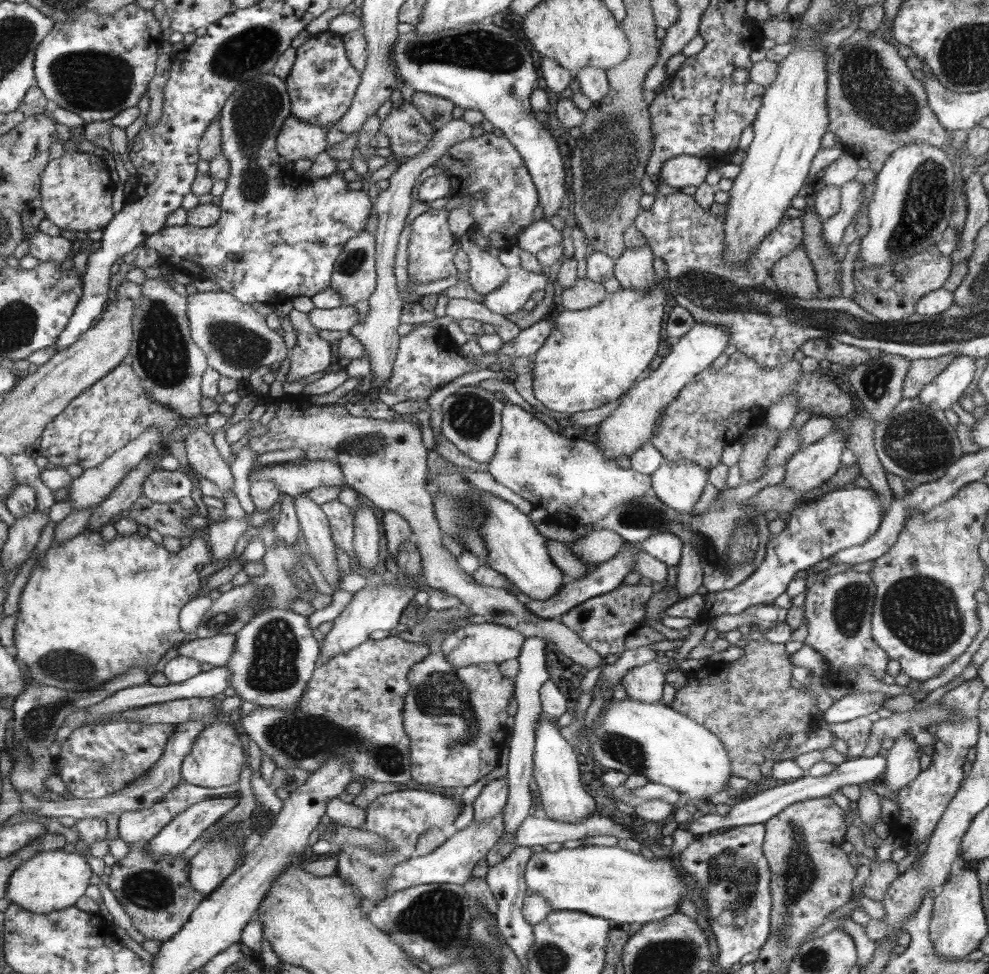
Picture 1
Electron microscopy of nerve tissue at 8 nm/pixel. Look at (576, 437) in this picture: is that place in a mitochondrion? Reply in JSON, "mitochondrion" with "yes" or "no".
{"mitochondrion":"no"}

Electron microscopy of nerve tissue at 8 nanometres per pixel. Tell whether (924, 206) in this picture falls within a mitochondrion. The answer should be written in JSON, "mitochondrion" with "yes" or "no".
{"mitochondrion":"yes"}

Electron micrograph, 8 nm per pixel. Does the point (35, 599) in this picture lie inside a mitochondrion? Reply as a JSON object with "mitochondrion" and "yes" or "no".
{"mitochondrion":"no"}

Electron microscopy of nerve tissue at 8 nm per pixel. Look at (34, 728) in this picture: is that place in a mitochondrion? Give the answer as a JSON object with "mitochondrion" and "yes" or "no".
{"mitochondrion":"yes"}

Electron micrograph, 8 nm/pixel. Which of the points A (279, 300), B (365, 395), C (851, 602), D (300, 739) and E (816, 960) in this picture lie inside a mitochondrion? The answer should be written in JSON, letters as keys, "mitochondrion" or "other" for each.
{"A":"other","B":"other","C":"mitochondrion","D":"mitochondrion","E":"mitochondrion"}

